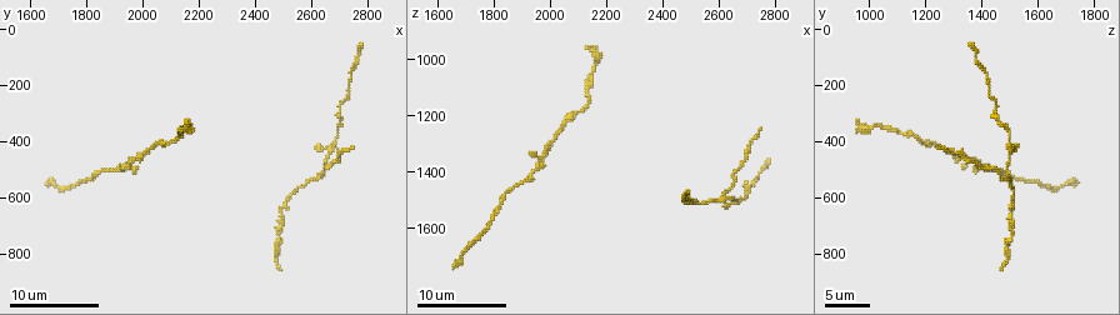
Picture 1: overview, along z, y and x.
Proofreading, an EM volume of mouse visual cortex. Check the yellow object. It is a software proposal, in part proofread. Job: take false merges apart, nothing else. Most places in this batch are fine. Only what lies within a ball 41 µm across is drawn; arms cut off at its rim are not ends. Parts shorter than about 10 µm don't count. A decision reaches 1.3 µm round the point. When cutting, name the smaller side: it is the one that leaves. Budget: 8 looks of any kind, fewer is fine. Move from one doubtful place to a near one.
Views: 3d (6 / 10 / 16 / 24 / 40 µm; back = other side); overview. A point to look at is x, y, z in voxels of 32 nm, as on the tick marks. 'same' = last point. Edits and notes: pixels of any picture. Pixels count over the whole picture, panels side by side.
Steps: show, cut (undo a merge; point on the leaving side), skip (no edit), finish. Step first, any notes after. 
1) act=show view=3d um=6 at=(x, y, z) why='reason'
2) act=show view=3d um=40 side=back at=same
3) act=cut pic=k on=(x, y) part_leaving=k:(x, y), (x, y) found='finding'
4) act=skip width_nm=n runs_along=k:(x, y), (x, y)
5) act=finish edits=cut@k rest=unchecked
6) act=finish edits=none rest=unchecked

act=show view=3d um=16 at=(2700, 310, 1450) why='sudden change in width'

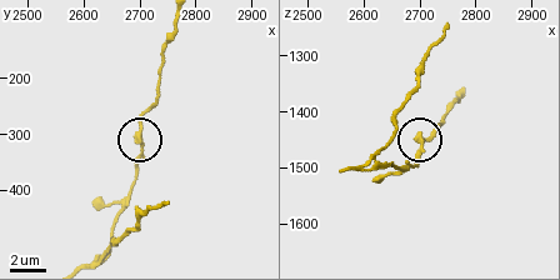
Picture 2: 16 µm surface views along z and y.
act=skip width_nm=300 found='continuous, no second neuron'

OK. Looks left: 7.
act=show view=3d um=10 at=(2490, 640, 1520)

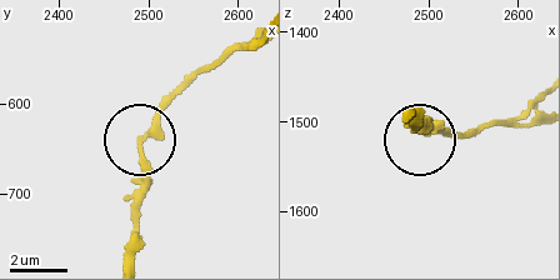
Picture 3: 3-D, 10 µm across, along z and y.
act=skip width_nm=250 runs_along=3:(136, 136), (198, 73) found='continuous, no second neuron'

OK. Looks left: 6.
act=show view=3d um=10 at=(2640, 510, 1490) why='three arms meet'

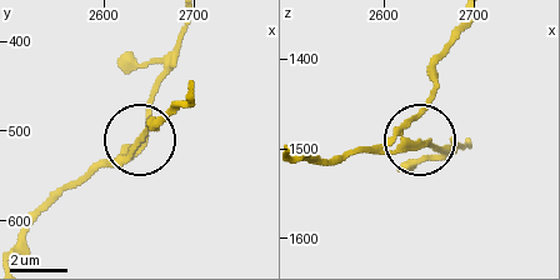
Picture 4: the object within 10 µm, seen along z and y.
act=show view=3d um=6 at=same

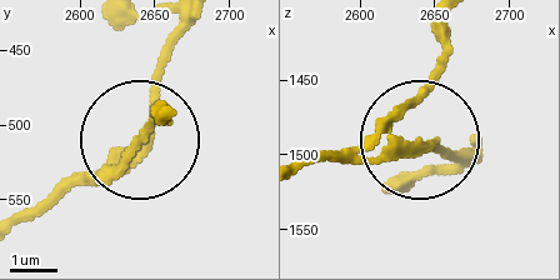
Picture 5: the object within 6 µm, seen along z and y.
act=skip arms=3 runs_along=5:(309, 164), (429, 139), (460, 151) found='one neuron here'

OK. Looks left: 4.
act=show view=3d um=10 at=(1820, 520, 1510) why='thin neck'

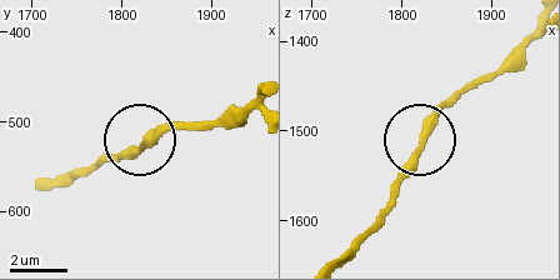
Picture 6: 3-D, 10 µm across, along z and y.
act=show view=3d um=10 side=back at=(1825, 525, 1510)

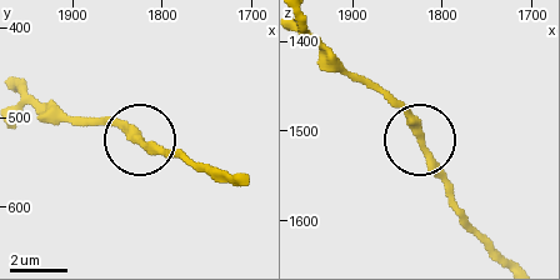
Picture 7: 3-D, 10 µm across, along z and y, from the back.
act=skip found='continuous, no second neuron'

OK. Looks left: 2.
act=finish edits=none rest=unchecked

